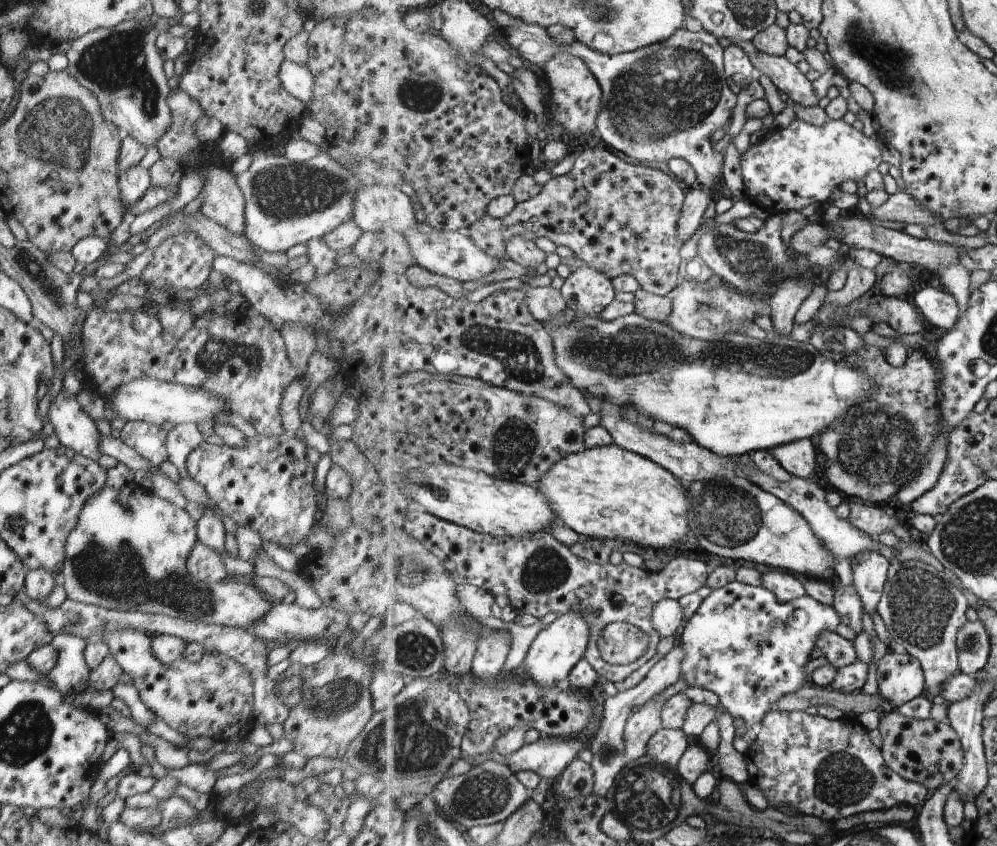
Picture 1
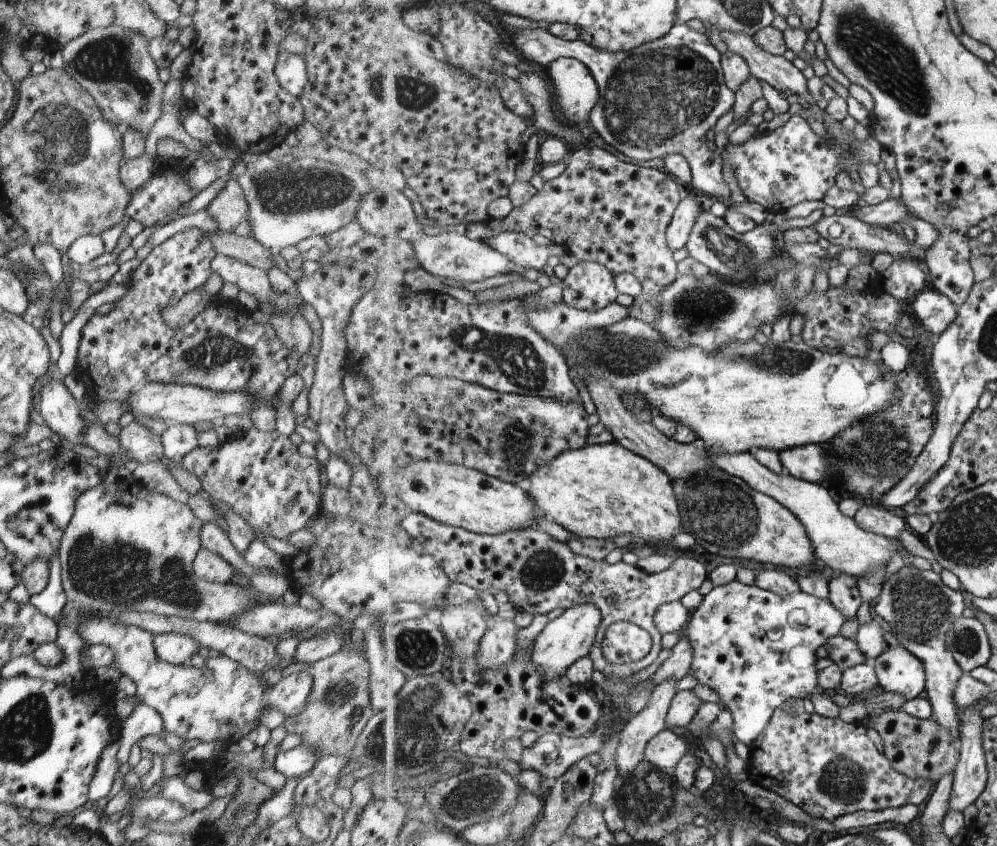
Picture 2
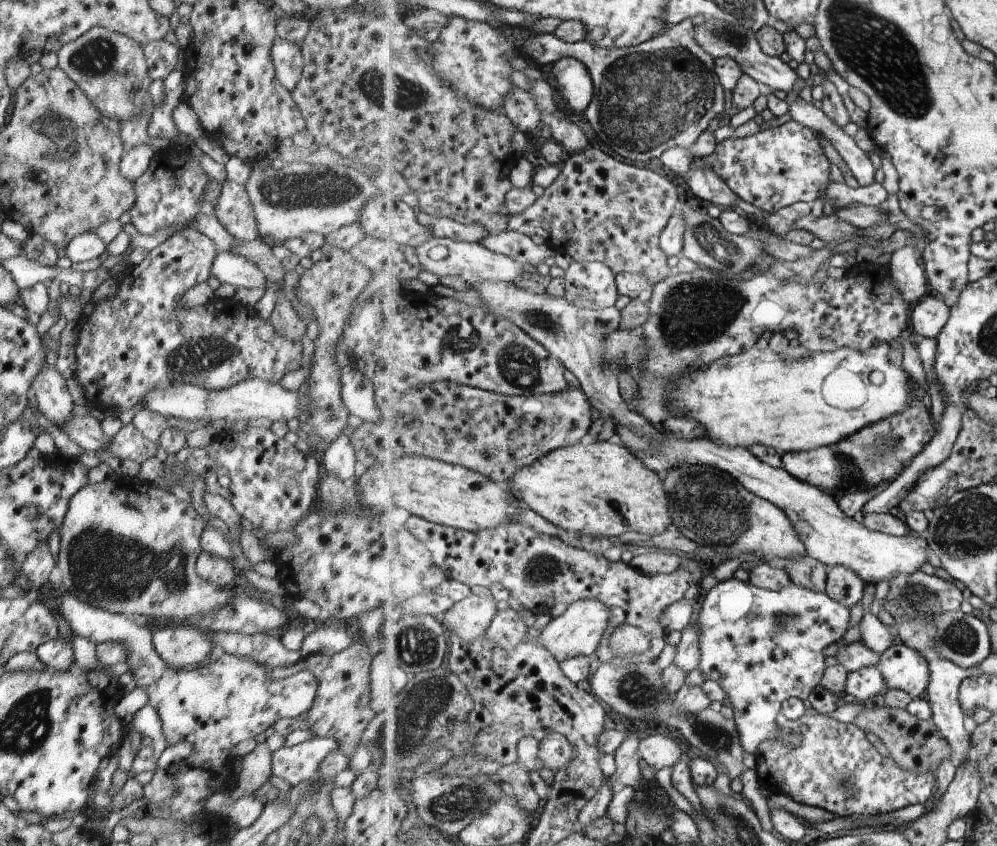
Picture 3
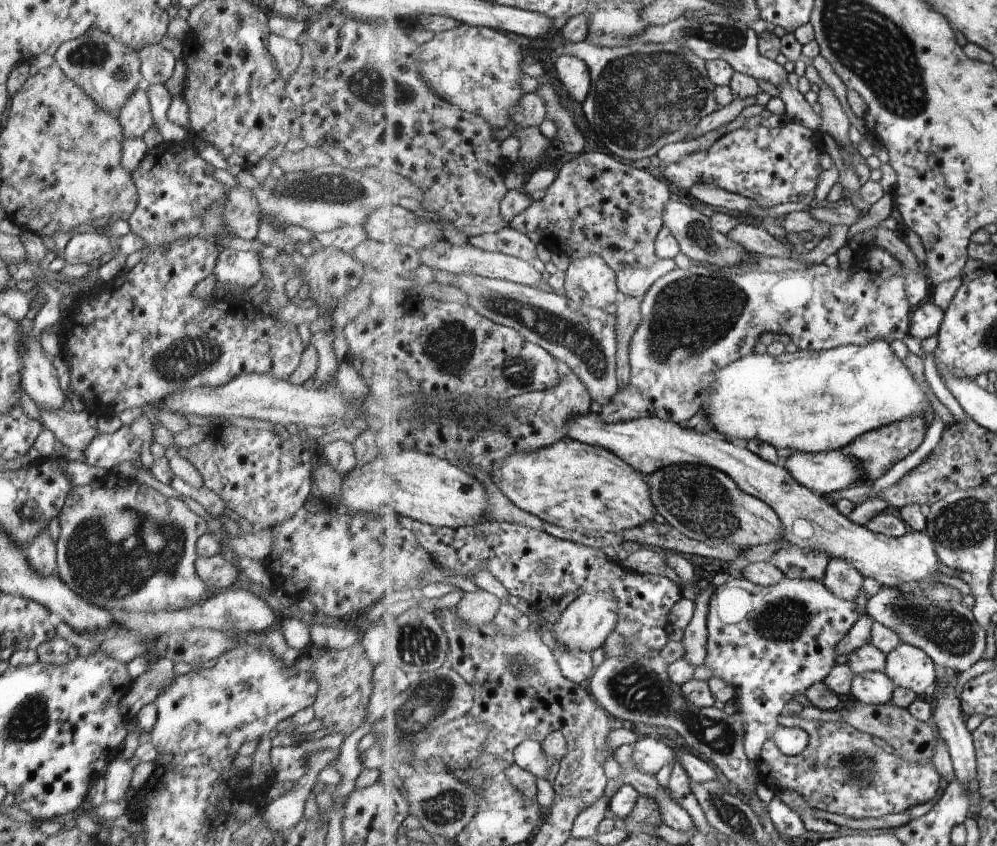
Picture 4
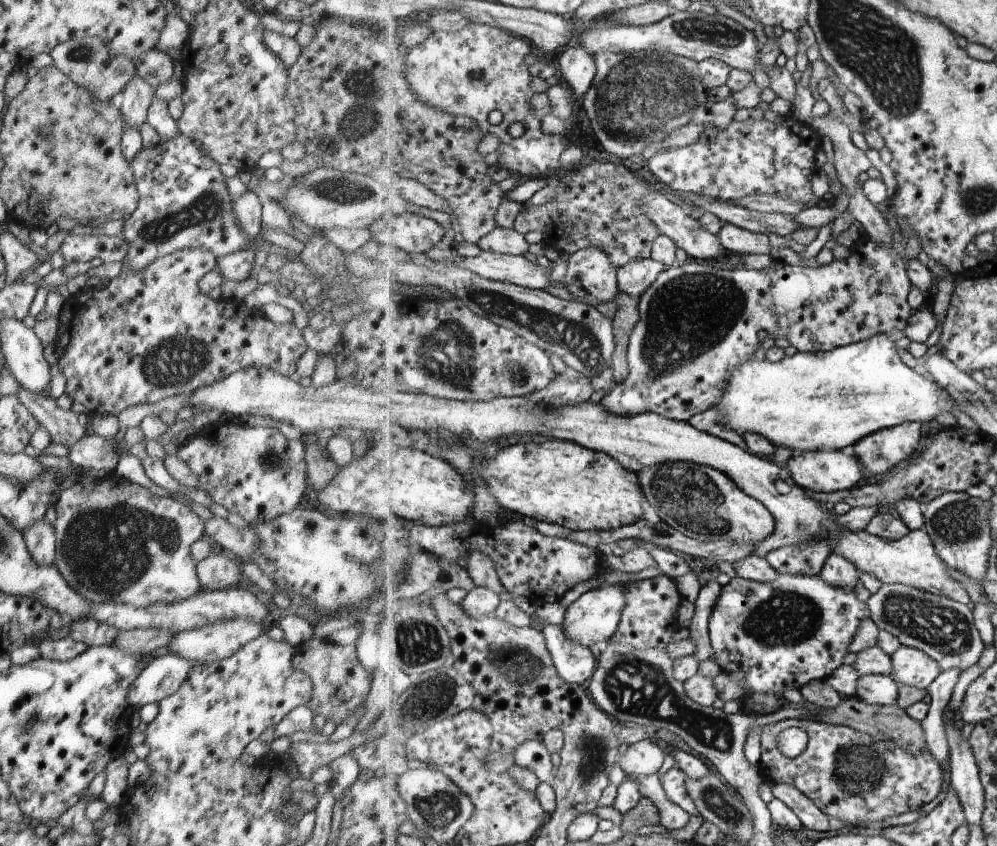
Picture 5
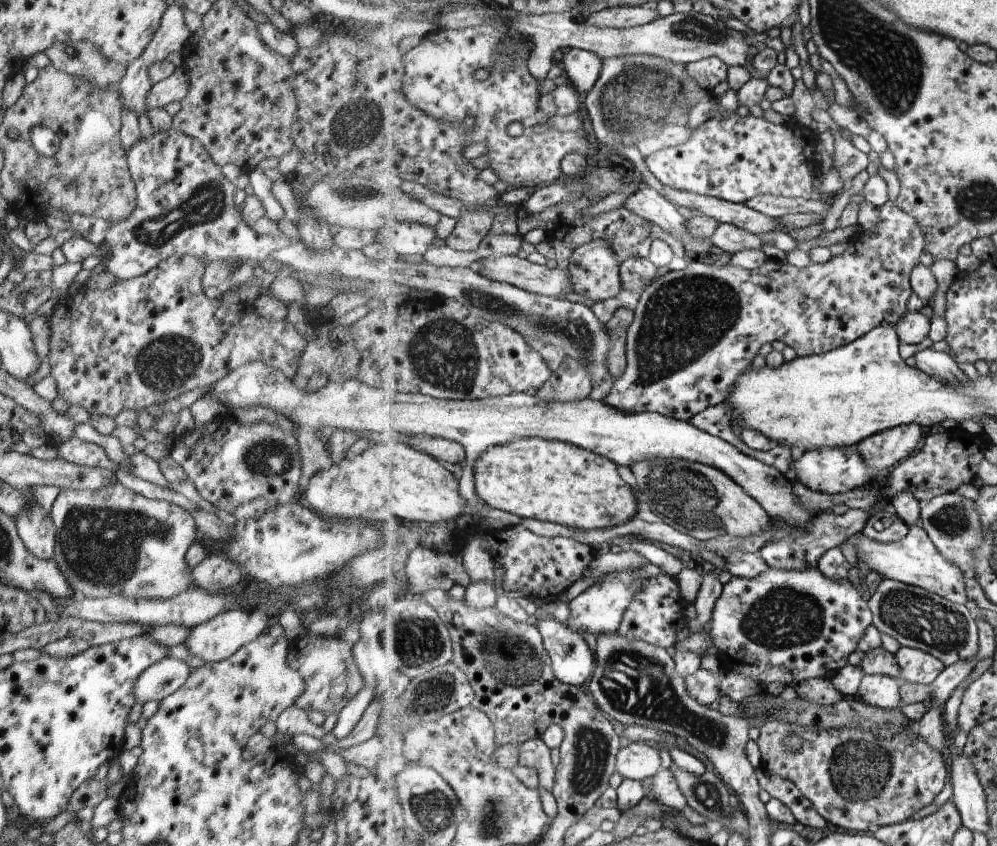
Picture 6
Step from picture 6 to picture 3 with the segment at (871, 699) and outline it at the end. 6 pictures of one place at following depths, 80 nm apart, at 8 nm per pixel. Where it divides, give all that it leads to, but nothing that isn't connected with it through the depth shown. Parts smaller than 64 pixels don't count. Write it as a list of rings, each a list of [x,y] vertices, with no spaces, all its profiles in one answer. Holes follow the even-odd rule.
[[[868,666],[849,673],[845,698],[866,703],[877,695],[884,695],[889,690],[888,684],[877,666]]]

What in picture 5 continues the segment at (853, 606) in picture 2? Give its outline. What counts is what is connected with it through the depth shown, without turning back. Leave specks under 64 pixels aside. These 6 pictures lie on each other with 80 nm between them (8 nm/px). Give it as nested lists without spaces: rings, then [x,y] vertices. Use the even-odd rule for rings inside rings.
[[[835,552],[829,555],[821,575],[827,584],[845,589],[850,593],[853,593],[861,580],[857,566],[843,555],[838,555]]]

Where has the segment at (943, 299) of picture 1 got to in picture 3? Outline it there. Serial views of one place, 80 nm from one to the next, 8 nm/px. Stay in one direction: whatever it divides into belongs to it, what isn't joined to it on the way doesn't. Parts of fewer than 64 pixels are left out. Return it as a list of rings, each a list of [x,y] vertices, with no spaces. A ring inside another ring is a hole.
[[[935,292],[925,295],[911,314],[913,331],[923,338],[936,338],[945,328],[951,311],[952,307]]]

